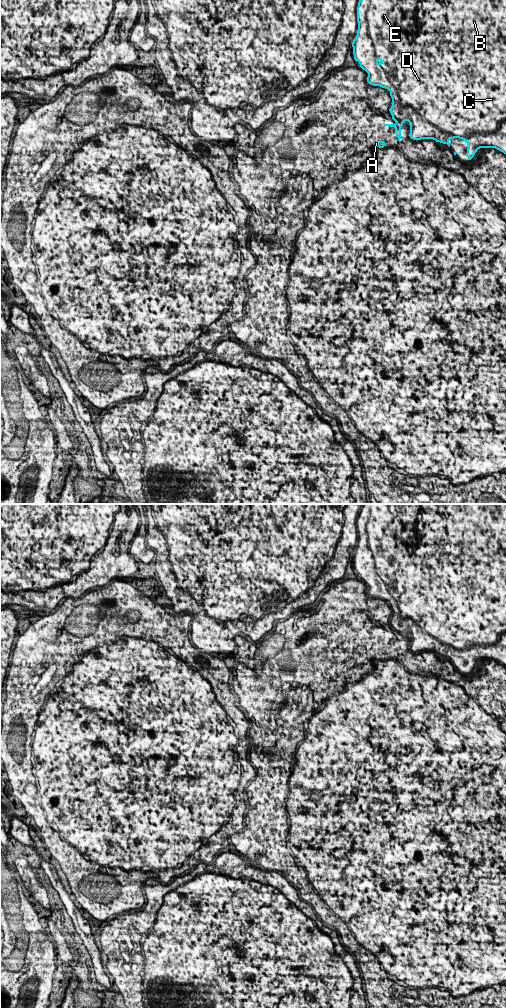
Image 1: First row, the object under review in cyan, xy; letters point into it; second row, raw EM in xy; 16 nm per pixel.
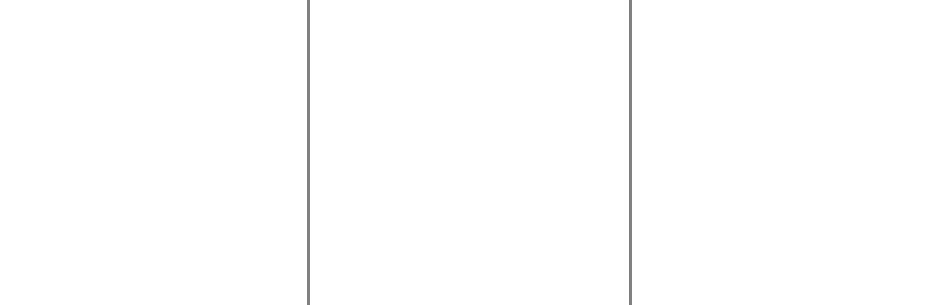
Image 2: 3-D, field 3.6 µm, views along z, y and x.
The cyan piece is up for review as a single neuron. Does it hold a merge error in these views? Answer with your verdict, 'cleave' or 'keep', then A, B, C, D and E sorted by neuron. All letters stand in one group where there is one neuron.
cleave; groups A / B C D E

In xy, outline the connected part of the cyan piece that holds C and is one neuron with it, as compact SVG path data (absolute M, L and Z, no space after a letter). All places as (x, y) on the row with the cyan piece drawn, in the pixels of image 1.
M359 0L357 7L358 30L355 39L352 42L354 61L360 63L360 68L366 70L369 76L367 83L373 86L380 86L390 91L392 98L392 107L389 111L393 118L401 122L410 122L409 137L412 140L433 139L436 142L447 144L450 147L449 139L463 139L469 147L466 148L466 157L468 161L472 160L479 148L495 148L506 154L506 0Z

